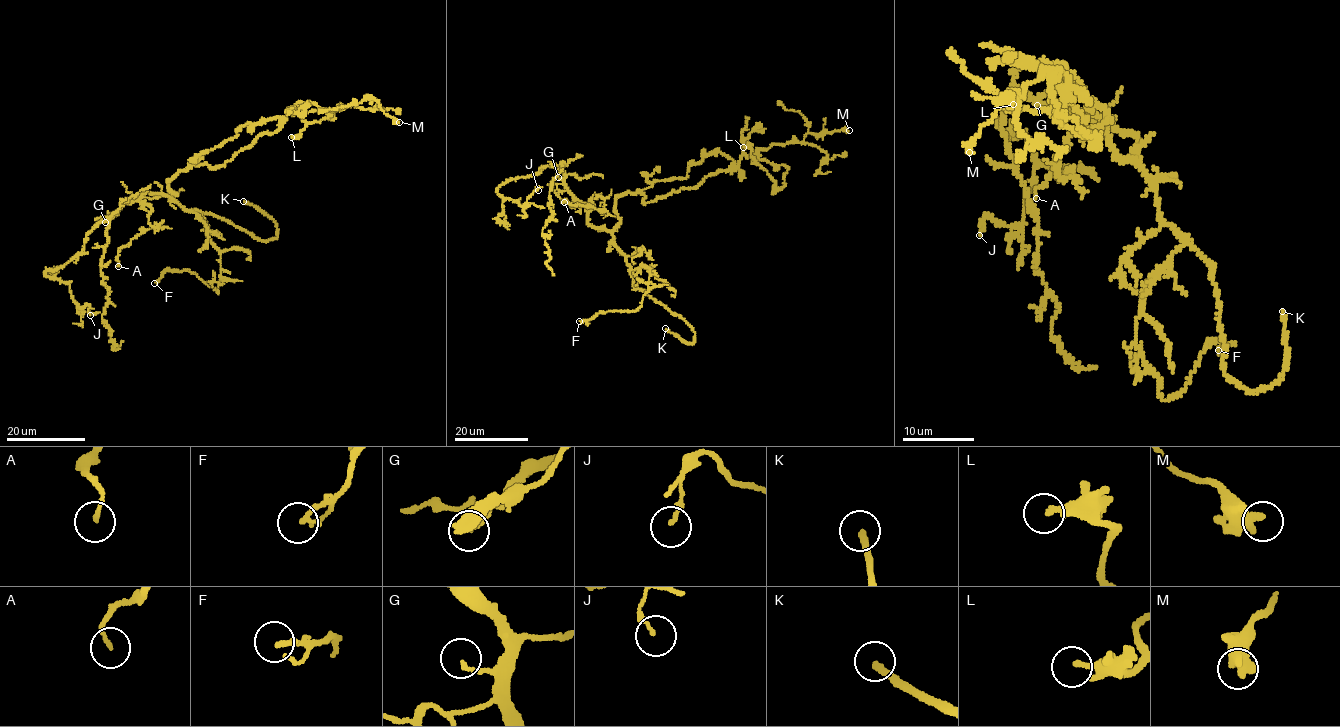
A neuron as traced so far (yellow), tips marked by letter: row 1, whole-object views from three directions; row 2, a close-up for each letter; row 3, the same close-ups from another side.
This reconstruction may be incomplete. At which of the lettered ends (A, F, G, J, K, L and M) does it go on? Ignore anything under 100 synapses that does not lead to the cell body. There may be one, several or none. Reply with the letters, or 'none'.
K

